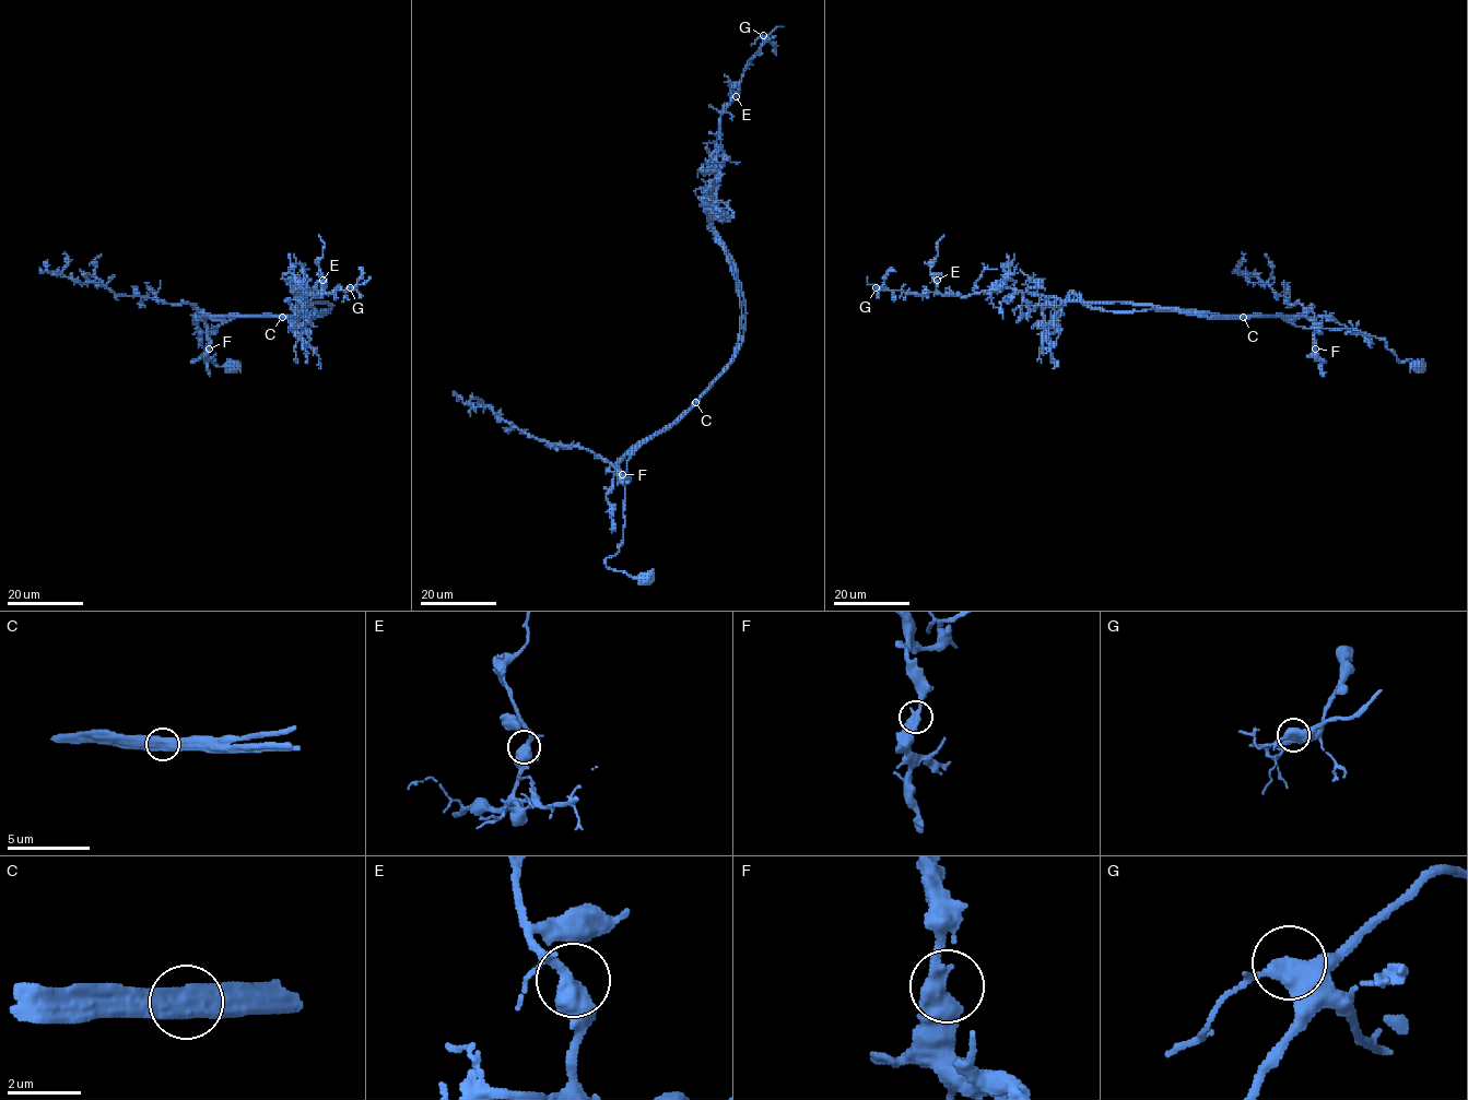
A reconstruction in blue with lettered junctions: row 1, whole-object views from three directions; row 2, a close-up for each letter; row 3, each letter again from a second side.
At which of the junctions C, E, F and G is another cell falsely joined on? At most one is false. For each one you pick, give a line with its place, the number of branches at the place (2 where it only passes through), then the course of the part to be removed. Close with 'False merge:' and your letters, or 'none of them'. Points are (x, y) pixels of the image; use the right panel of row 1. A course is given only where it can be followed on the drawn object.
C: Place: (1243, 317). Branches: 2. Course of the part to remove: (1243, 317), (1207, 317), (1124, 302), (1059, 300), (1003, 287), (965, 296), (883, 290), (887, 273), (895, 271)
False merge: C

